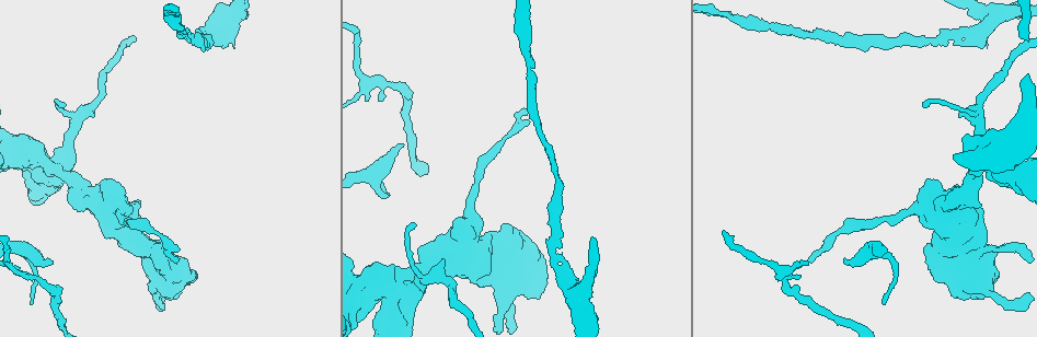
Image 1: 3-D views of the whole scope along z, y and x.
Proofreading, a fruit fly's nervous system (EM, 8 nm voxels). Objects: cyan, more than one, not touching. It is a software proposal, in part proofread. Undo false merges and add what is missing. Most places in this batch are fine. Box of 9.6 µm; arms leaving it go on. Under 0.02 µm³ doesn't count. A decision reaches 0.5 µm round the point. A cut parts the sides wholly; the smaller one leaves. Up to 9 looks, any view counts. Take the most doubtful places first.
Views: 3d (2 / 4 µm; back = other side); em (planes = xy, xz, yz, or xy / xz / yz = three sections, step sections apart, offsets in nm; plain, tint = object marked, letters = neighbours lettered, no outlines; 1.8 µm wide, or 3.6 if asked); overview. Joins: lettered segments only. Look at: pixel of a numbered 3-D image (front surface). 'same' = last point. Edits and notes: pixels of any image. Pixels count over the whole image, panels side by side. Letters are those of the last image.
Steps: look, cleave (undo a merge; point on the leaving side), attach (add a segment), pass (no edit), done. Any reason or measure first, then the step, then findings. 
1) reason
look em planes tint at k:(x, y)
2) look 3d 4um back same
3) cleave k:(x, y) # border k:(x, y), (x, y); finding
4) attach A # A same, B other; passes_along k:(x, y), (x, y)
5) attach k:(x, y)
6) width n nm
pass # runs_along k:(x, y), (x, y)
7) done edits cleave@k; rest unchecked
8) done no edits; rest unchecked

free end
look 3d 4um at 1:(847, 261)

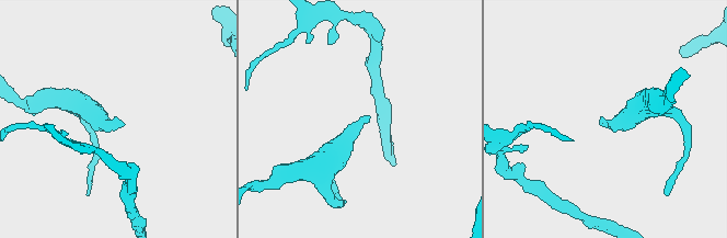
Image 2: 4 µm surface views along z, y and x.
now the EM
look em 3.6um planes letters at 2:(603, 125)

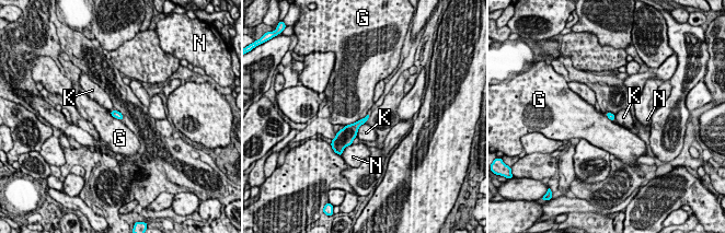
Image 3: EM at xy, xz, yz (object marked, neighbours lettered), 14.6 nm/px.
longest_contact G 400 nm
pass # G other, K other, N other; none of them fits

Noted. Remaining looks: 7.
thick turns thin
look em 3.6um planes letters at 1:(223, 24)

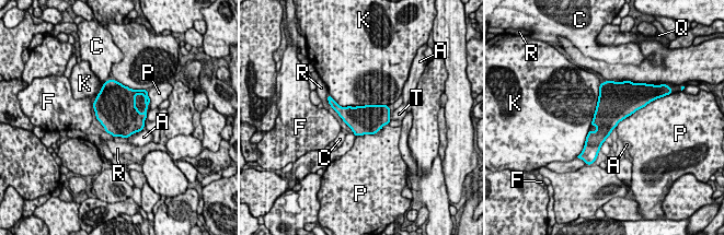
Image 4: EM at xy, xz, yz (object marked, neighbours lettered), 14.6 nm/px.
width 420 nm
pass # A other, C other, F other, K other, P other, Q other, R other, T other; border 4:(642, 107), (623, 118), (616, 127); all the same neuron

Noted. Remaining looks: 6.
calibre changes
look 3d 2um at 1:(54, 168)

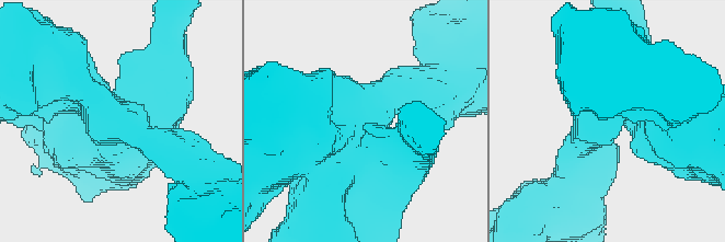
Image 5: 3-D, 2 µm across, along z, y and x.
need the tissue
look em 3.6um xy step 4 letters at 5:(125, 119)

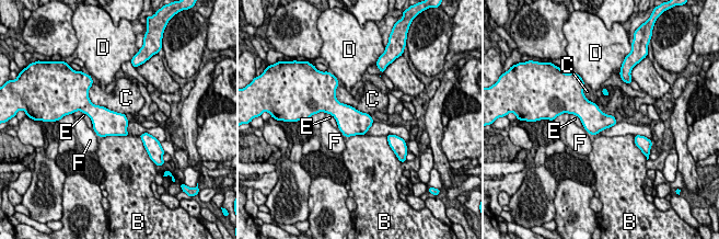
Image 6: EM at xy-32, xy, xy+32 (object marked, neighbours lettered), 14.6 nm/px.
pass # B other, C other, D other, E other, F other; border 6:(88, 95), (93, 103), (125, 114); one neuron here

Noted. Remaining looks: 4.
branch point
look 3d 2um at 1:(26, 274)

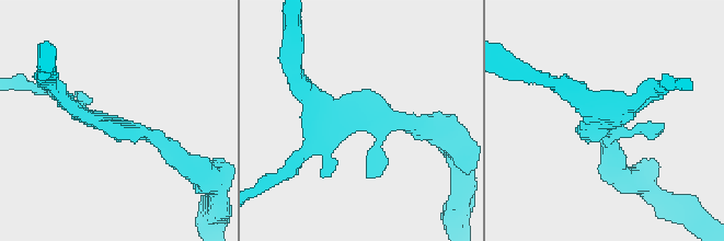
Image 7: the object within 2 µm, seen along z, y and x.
arms 3
look em planes letters at 7:(356, 114)

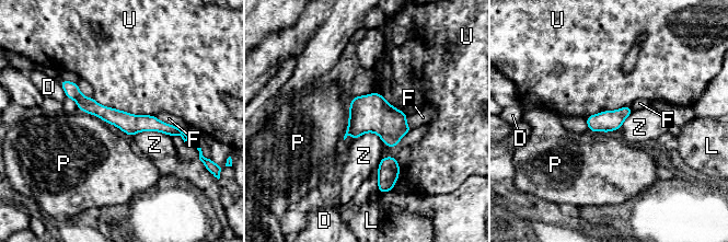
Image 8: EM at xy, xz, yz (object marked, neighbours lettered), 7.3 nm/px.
pass # D other, F other, L other, P other, U other, Z other; all the same neuron

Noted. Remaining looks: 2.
done no edits; rest unchecked

